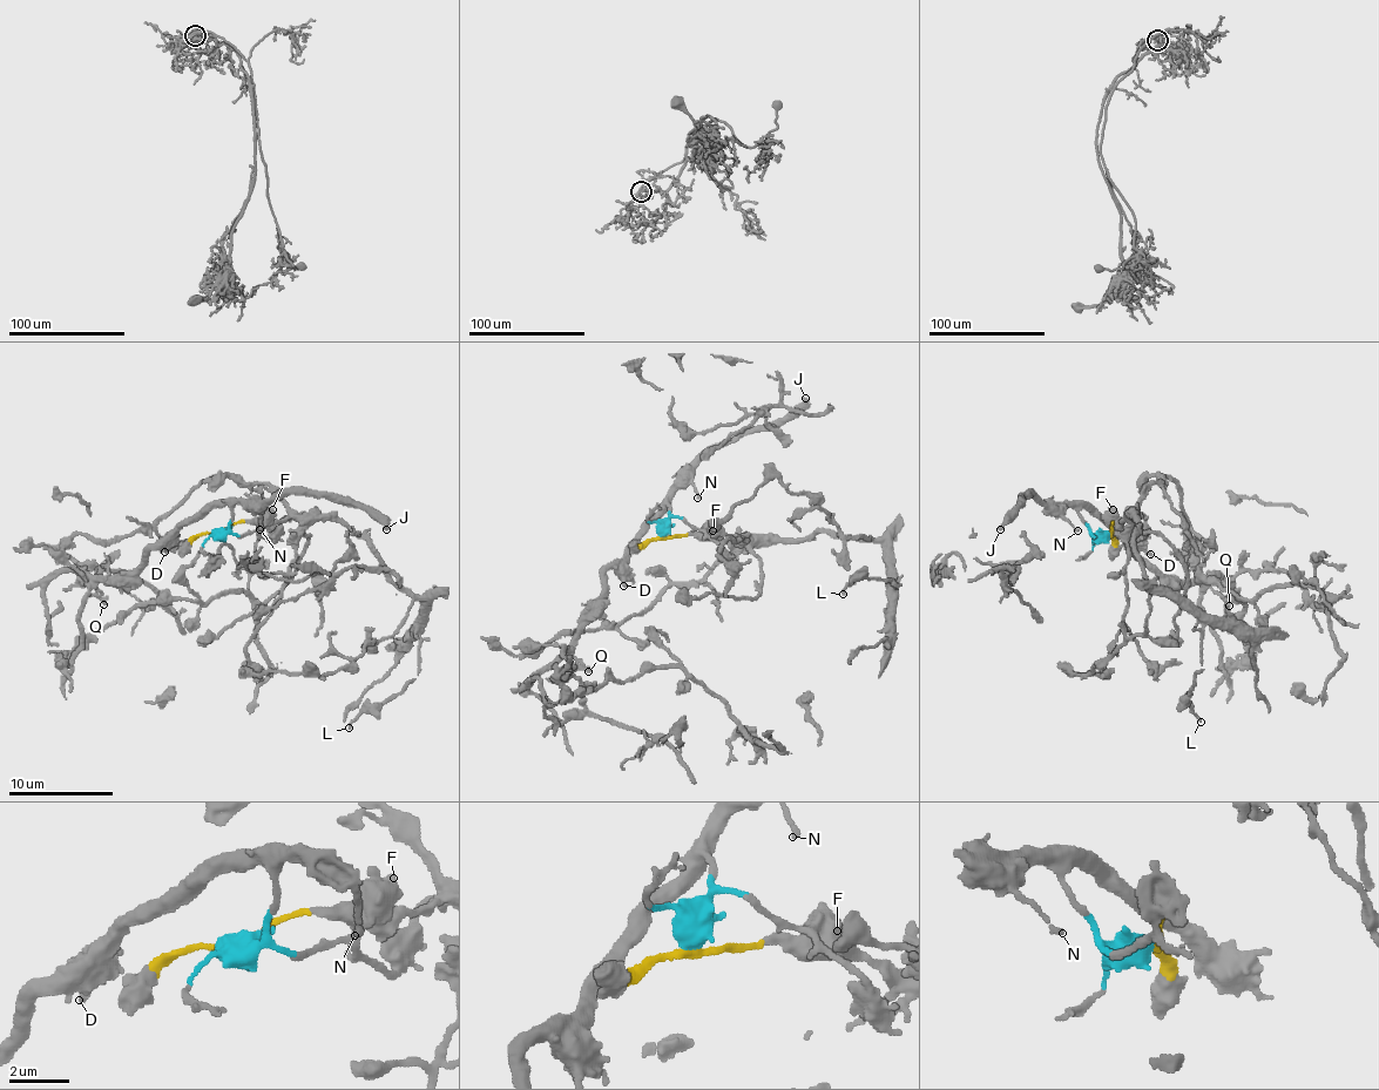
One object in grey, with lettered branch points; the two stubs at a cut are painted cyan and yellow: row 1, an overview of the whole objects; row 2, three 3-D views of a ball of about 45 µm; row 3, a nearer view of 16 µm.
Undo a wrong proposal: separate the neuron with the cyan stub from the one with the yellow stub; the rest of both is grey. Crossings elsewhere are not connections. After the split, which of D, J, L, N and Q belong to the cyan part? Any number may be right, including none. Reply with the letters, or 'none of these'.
D, J, N, Q

